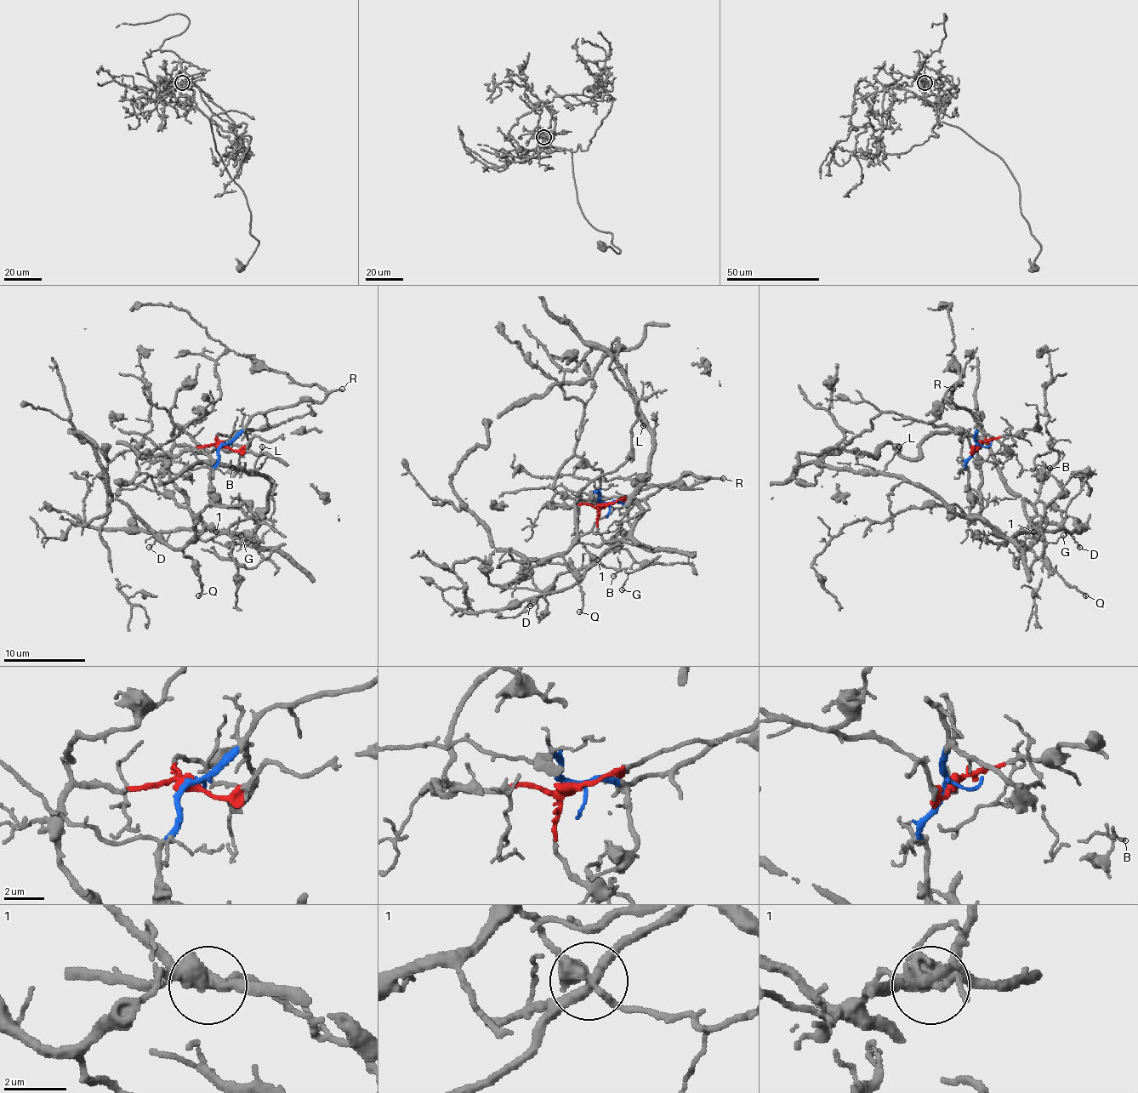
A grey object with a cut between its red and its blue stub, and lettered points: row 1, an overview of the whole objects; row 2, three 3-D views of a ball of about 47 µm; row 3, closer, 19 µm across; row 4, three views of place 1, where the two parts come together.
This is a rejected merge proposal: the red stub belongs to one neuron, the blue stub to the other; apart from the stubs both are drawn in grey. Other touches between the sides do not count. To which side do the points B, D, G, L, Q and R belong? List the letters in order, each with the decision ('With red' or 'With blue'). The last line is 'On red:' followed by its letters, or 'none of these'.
B: With blue
D: With blue
G: With red
L: With blue
Q: With red
R: With blue
On red: G, Q

